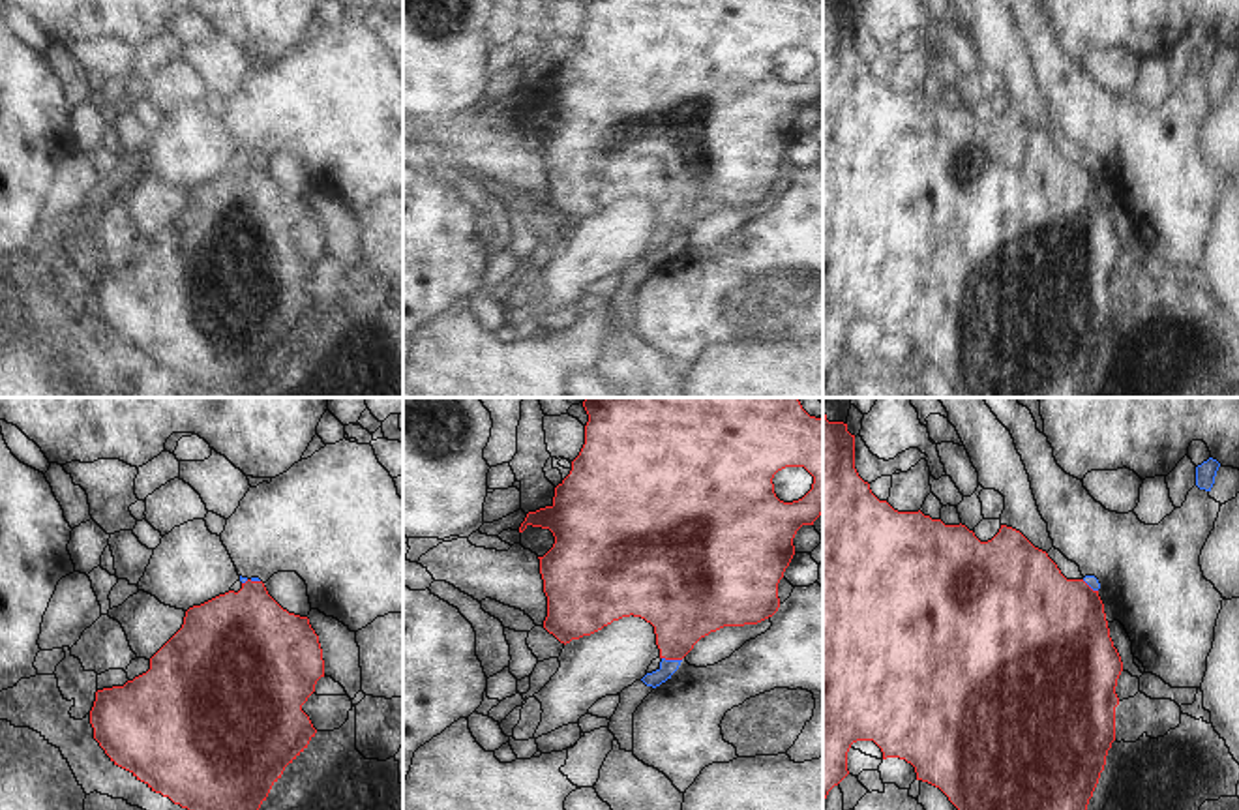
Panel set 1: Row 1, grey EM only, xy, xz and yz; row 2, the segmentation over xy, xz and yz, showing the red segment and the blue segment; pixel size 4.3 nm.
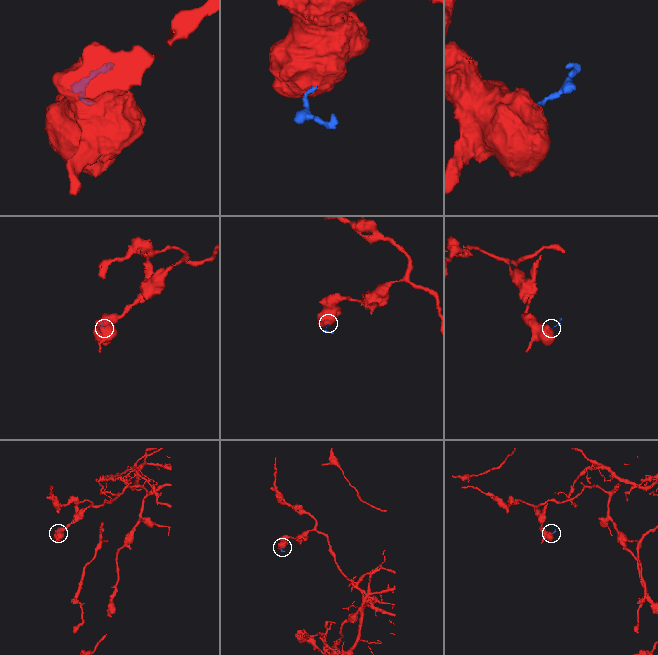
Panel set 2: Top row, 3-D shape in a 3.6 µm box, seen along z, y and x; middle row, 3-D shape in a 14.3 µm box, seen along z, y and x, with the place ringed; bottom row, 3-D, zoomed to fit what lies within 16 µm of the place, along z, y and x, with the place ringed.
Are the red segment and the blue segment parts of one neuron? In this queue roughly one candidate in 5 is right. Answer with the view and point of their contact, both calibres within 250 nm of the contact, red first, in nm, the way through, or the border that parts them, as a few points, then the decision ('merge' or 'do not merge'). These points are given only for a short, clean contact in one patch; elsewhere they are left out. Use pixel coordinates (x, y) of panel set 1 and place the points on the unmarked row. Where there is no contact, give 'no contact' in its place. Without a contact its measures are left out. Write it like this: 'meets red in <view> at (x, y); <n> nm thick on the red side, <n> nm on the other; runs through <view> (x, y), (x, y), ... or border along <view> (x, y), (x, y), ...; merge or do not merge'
meets red in xz at (671, 239); 340 nm thick on the red side, 70 nm on the other; border along xz (662, 237), (681, 240); do not merge

